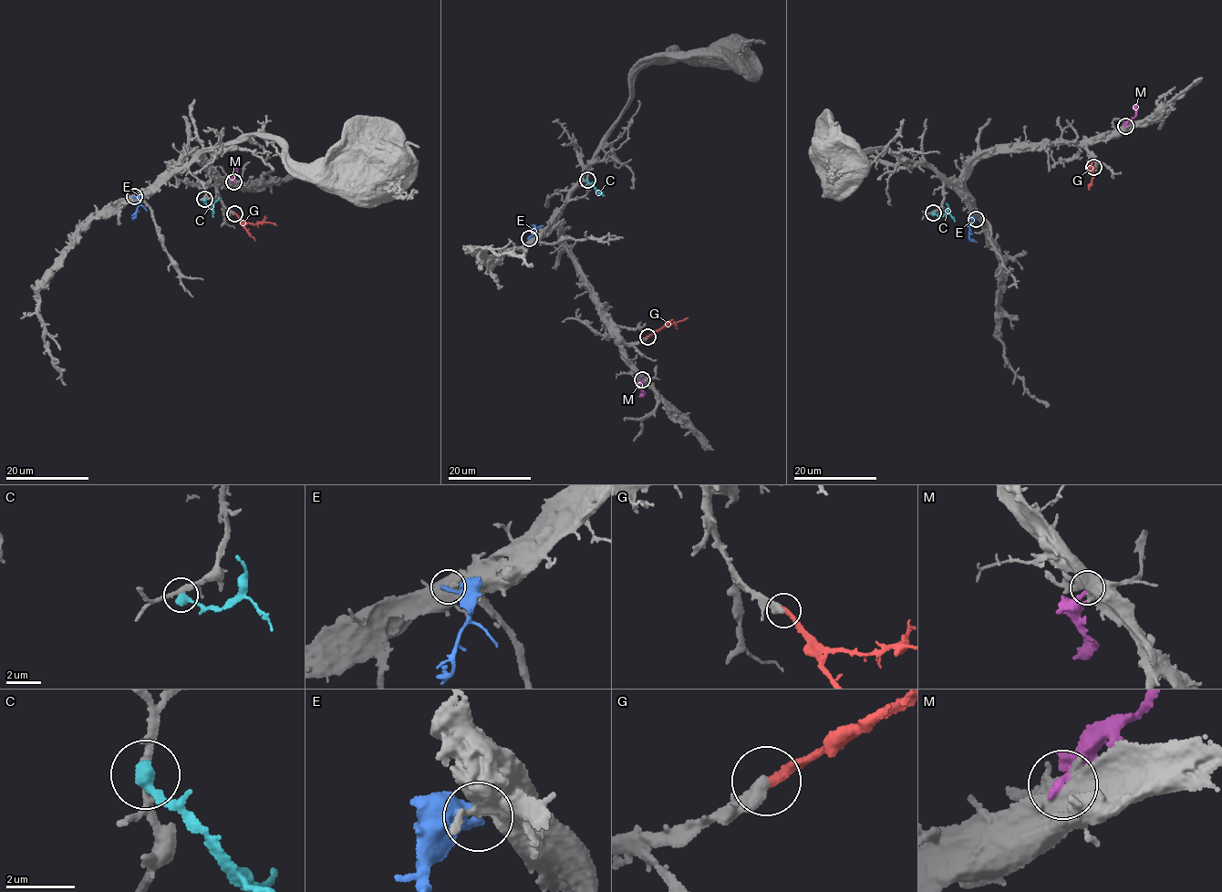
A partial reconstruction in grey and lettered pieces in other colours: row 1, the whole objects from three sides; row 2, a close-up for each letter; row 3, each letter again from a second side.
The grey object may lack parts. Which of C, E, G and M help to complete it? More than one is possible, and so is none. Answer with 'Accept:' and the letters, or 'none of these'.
Accept: G

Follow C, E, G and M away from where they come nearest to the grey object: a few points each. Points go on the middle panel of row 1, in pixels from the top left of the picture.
C: (586, 180), (604, 195)
E: (529, 238), (534, 225), (533, 232)
G: (647, 336), (688, 317)
M: (643, 379), (641, 387), (644, 392), (640, 396)

